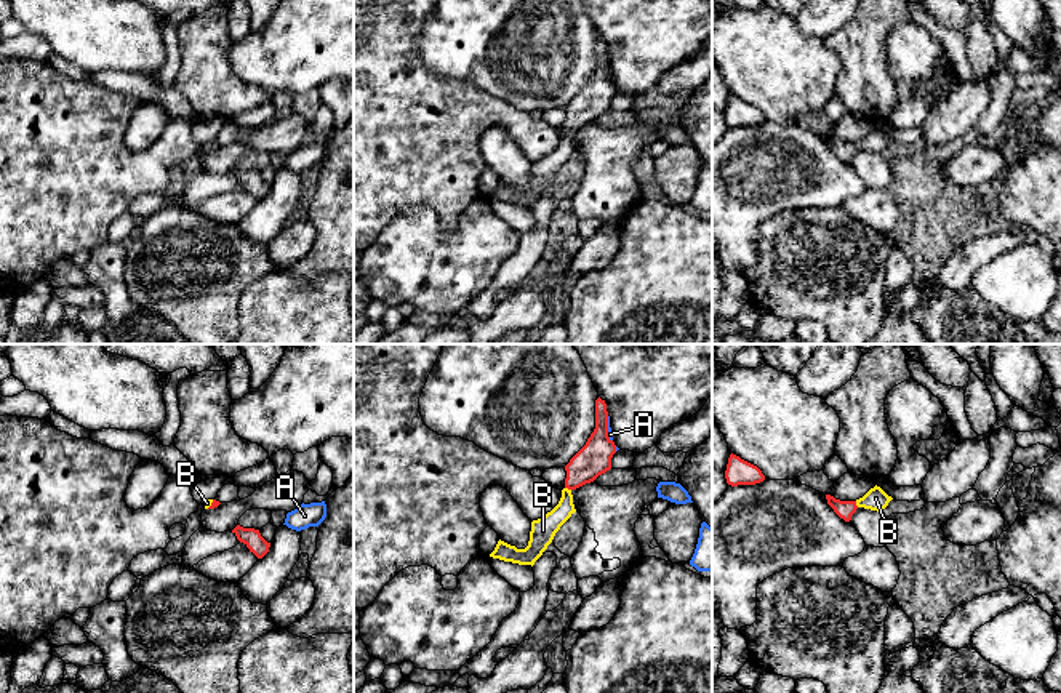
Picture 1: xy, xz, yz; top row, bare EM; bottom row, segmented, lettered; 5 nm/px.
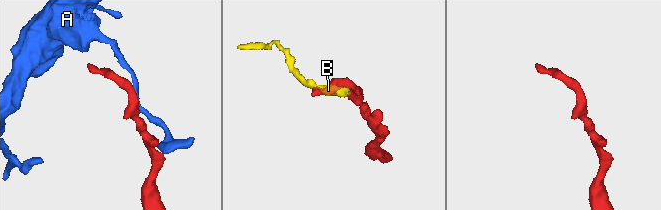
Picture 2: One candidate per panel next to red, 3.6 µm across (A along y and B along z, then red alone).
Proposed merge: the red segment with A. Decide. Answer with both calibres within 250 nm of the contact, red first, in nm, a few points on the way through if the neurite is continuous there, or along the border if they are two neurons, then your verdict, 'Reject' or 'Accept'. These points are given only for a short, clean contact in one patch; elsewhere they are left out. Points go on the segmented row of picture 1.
Thickness 170 nm (red) against 20 nm. Boundary: xz (607, 416), (607, 436), (612, 440). Reject

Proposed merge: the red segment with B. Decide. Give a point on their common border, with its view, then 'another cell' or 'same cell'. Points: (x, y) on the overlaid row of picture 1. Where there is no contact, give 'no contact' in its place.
contact xz (568, 488); same cell

